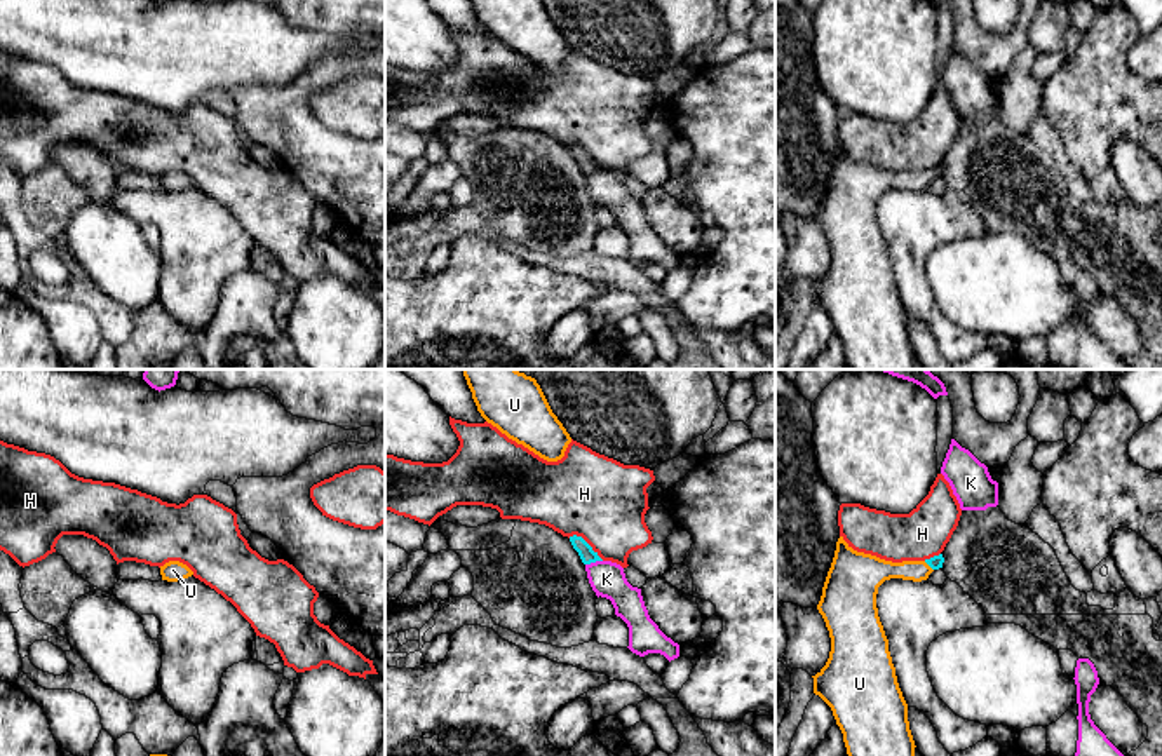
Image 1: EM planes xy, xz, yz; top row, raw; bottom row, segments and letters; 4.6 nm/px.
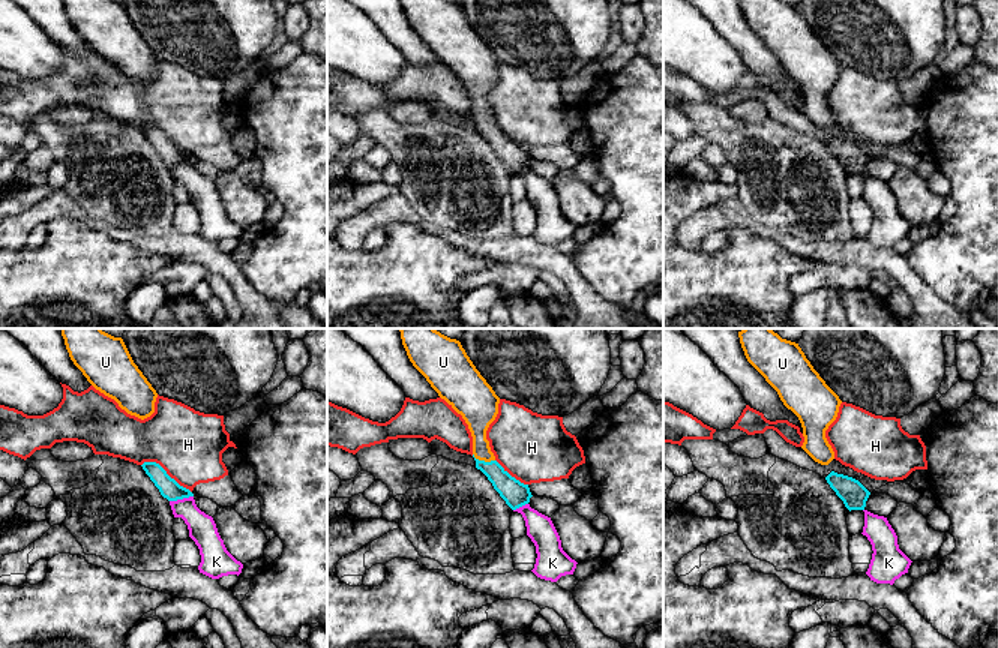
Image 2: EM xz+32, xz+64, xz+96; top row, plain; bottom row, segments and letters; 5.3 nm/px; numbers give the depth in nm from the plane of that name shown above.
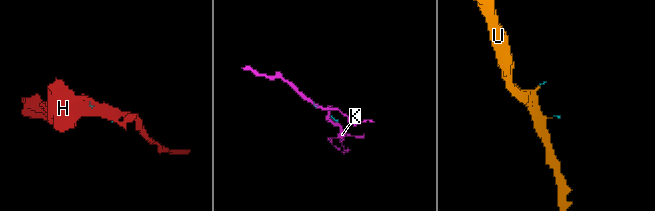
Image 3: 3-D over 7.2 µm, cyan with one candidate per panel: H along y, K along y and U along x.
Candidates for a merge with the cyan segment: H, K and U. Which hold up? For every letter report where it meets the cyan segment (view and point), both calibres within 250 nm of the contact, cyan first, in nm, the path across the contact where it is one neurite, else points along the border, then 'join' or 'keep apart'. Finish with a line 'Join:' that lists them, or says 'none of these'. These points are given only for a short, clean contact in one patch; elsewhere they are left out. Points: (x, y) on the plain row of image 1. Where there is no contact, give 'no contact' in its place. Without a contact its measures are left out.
H: xz (586, 152) | 70/400 nm | along xz (568, 147), (579, 145), (603, 169) | keep apart
K: xz (593, 171) | 70/160 nm | along xz (601, 169), (586, 175) | keep apart
U: yz (929, 175) | 60/120 nm | join
Join: U

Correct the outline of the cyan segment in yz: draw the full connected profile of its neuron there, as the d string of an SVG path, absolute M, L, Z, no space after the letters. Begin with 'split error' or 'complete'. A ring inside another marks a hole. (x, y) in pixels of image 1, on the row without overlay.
split error | M843 146L836 152L817 214L831 247L826 275L814 287L814 303L833 321L850 369L915 369L915 350L908 331L908 314L897 293L888 249L878 226L878 197L890 188L922 192L942 178L942 164L925 171L892 172L854 160Z

